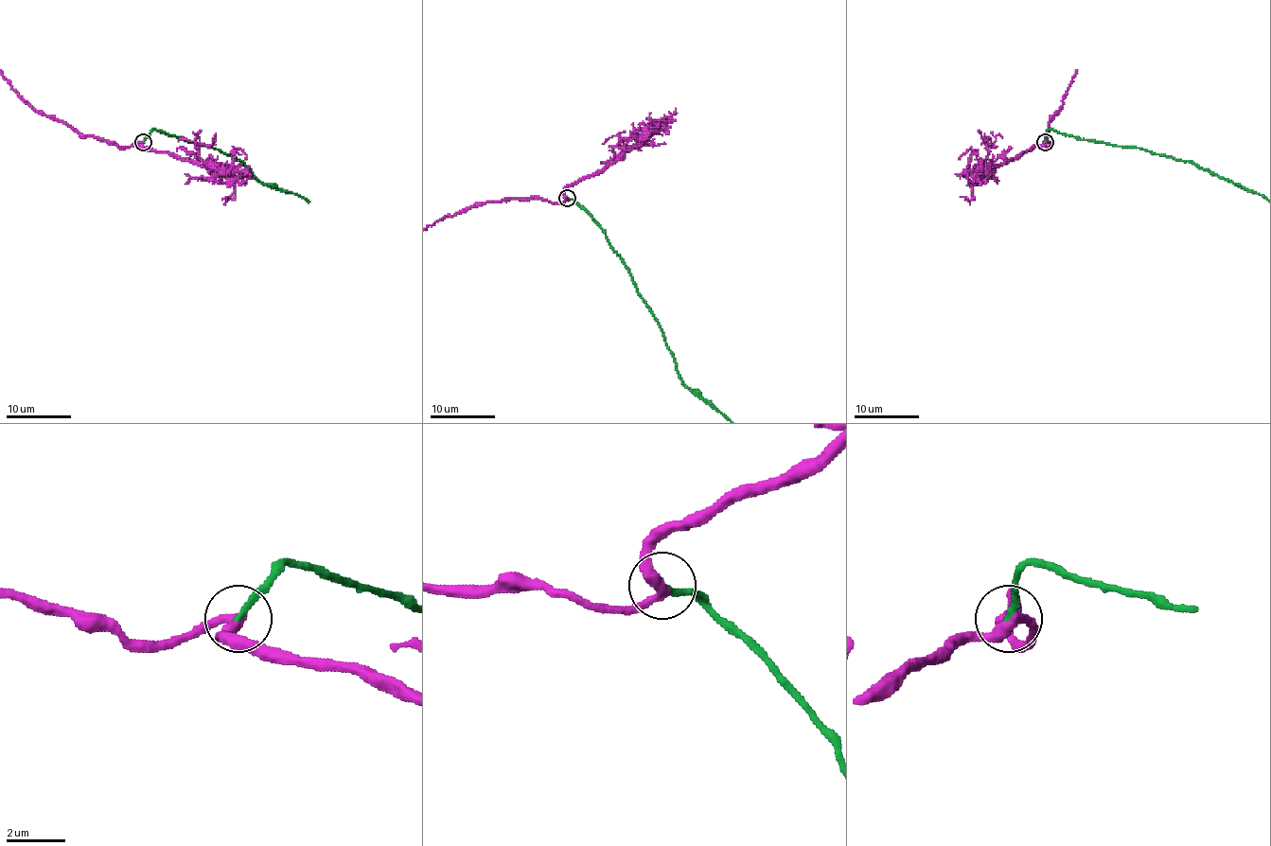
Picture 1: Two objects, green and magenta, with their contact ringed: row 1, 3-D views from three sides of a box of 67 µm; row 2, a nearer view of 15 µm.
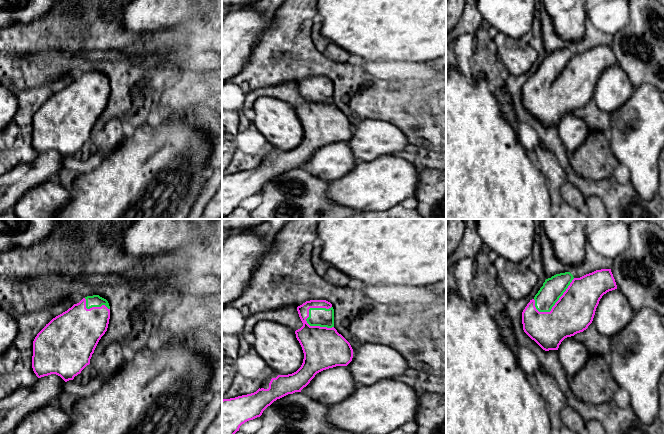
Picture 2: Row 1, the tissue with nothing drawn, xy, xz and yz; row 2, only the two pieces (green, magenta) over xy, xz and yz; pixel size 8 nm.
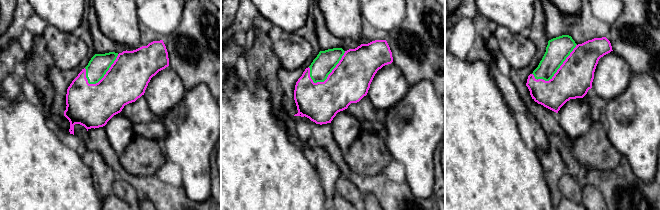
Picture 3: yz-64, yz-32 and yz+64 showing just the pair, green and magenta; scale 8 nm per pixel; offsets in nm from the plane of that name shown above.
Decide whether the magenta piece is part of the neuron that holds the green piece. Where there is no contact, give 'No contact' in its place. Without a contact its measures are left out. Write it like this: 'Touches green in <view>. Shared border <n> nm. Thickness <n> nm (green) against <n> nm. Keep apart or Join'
Touches green in xz. Shared border 260 nm. Thickness 150 nm (green) against 320 nm. Join

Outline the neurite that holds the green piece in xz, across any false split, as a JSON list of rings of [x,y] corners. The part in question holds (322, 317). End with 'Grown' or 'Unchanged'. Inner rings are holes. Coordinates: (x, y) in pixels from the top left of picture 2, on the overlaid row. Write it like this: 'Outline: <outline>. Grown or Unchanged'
Outline: [[[310,300],[297,307],[303,326],[295,331],[304,359],[301,367],[294,373],[272,378],[269,388],[259,388],[256,392],[222,400],[222,434],[235,434],[242,424],[260,417],[274,401],[288,394],[301,392],[315,375],[336,366],[347,366],[353,358],[350,343],[334,328],[334,309],[326,300]]]. Grown

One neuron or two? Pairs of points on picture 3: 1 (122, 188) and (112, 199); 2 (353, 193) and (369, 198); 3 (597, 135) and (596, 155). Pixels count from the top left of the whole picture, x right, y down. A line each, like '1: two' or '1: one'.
1: two
2: two
3: one

